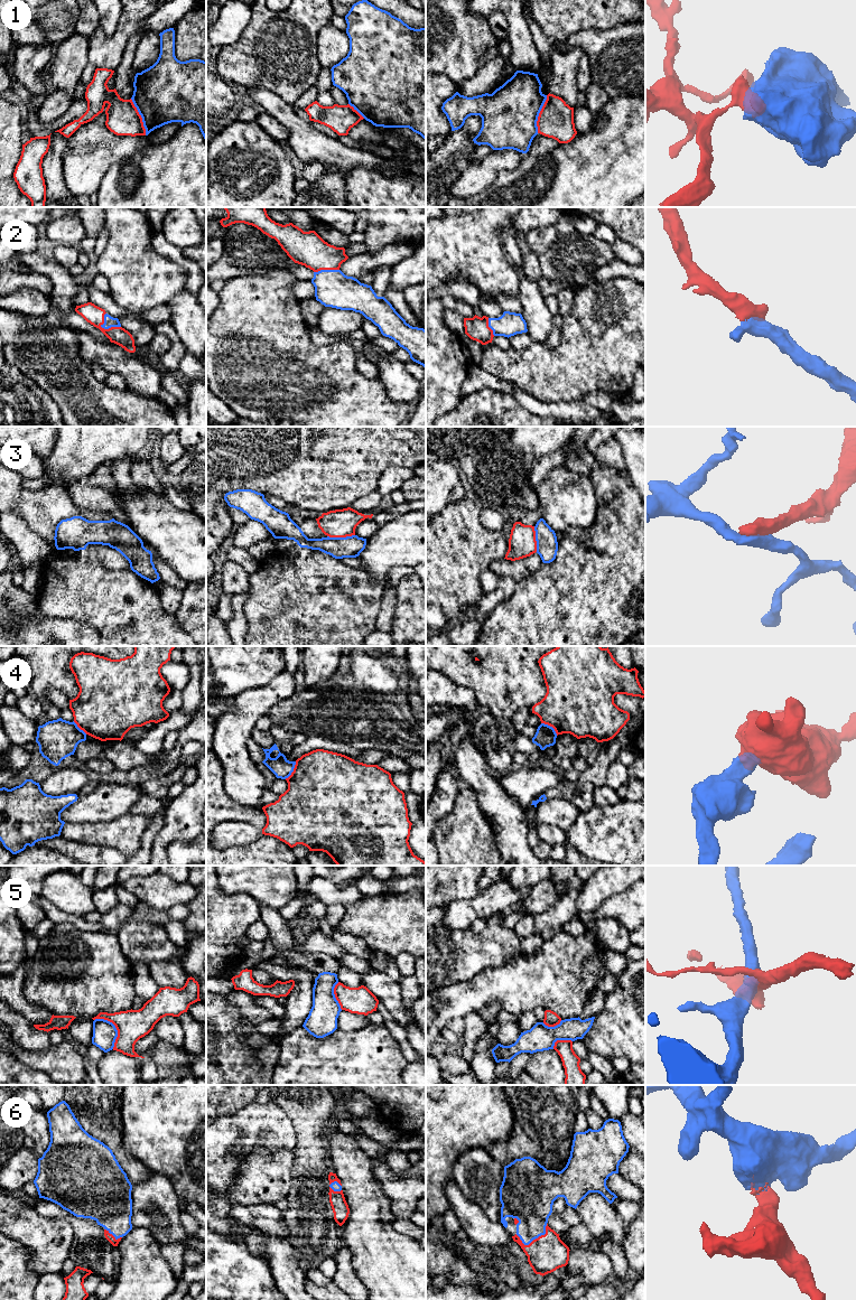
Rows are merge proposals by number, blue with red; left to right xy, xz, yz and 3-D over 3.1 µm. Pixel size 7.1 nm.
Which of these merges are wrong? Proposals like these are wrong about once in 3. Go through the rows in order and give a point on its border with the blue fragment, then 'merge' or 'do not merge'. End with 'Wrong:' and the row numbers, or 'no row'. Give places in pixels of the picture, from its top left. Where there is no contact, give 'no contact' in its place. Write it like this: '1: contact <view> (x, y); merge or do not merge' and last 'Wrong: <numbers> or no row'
1: contact yz (538, 114); do not merge
2: contact xy (105, 328); merge
3: contact xz (341, 538); do not merge
4: contact yz (549, 726); do not merge
5: contact xy (115, 1028); do not merge
6: contact yz (533, 1238); merge
Wrong: 1, 3, 4, 5

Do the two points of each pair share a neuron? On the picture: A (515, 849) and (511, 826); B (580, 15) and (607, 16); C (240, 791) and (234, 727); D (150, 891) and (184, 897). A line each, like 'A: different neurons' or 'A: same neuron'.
A: same neuron
B: same neuron
C: same neuron
D: same neuron

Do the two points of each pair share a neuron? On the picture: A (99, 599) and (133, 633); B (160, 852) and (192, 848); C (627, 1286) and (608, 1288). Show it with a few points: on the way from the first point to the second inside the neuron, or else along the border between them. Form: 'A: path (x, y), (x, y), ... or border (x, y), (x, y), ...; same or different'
A: path (108, 607), (124, 624); same
B: border (192, 839), (175, 840), (168, 847), (167, 853); different
C: path (623, 1286), (613, 1288); same

